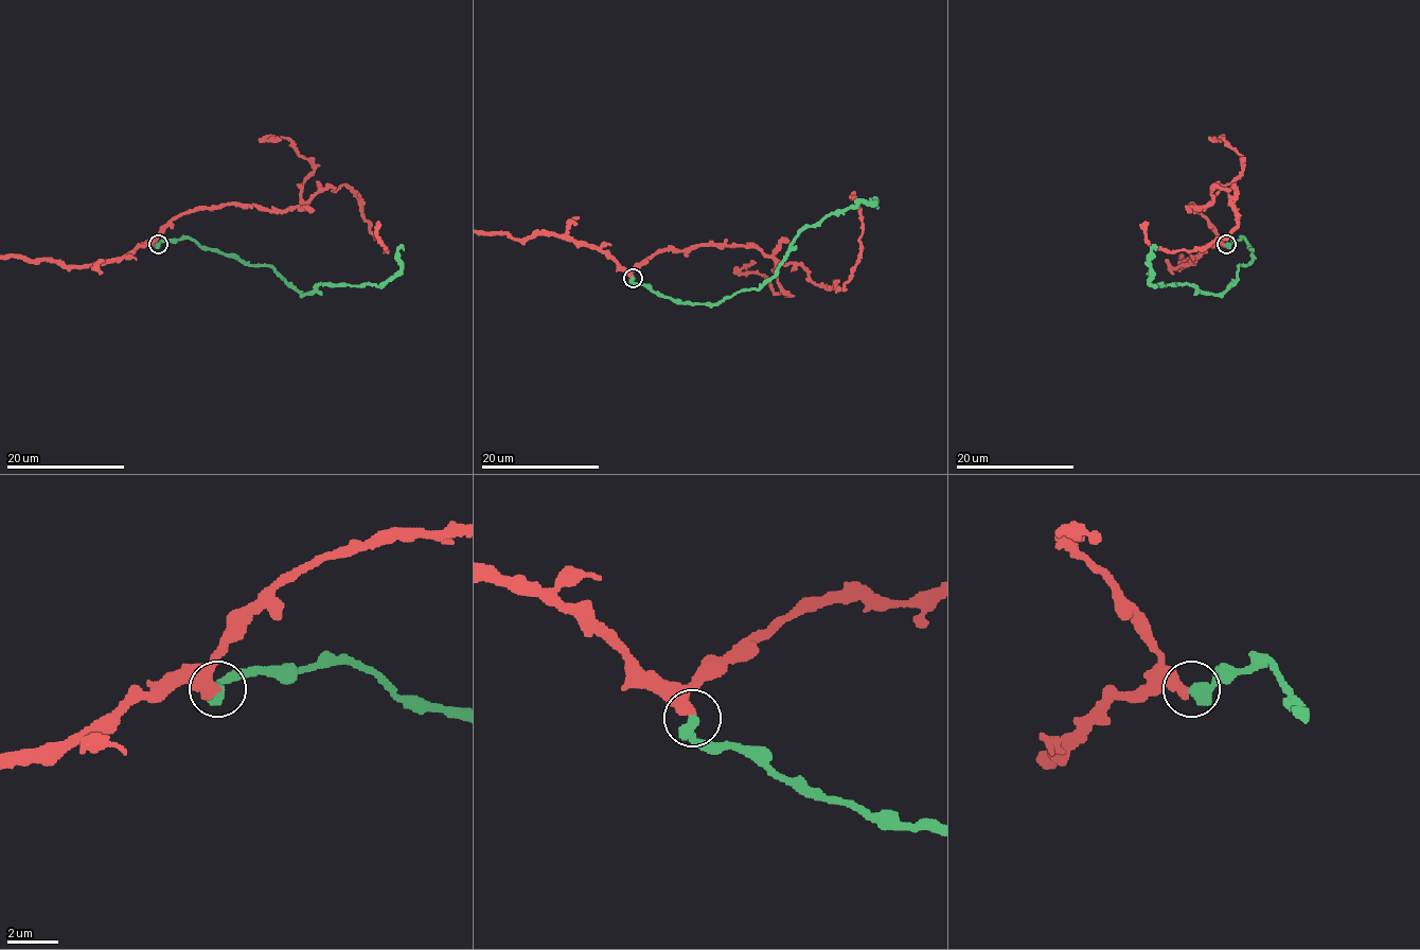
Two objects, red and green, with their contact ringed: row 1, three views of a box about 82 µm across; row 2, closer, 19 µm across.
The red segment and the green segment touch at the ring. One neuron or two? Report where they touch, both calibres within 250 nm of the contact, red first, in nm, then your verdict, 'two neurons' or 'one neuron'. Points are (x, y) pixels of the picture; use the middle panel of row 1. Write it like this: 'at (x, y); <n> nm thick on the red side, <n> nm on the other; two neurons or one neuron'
at (633, 278); 480 nm thick on the red side, 550 nm on the other; one neuron

